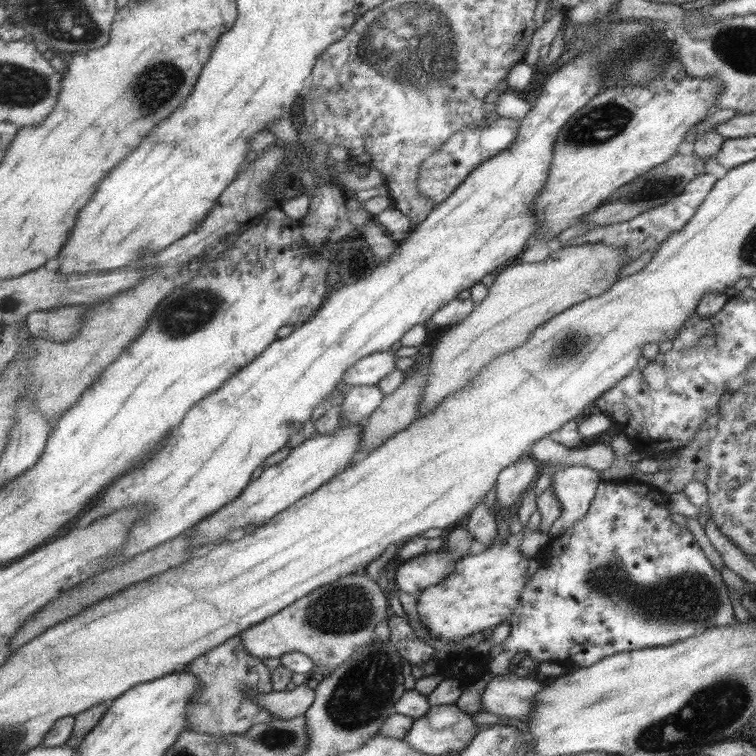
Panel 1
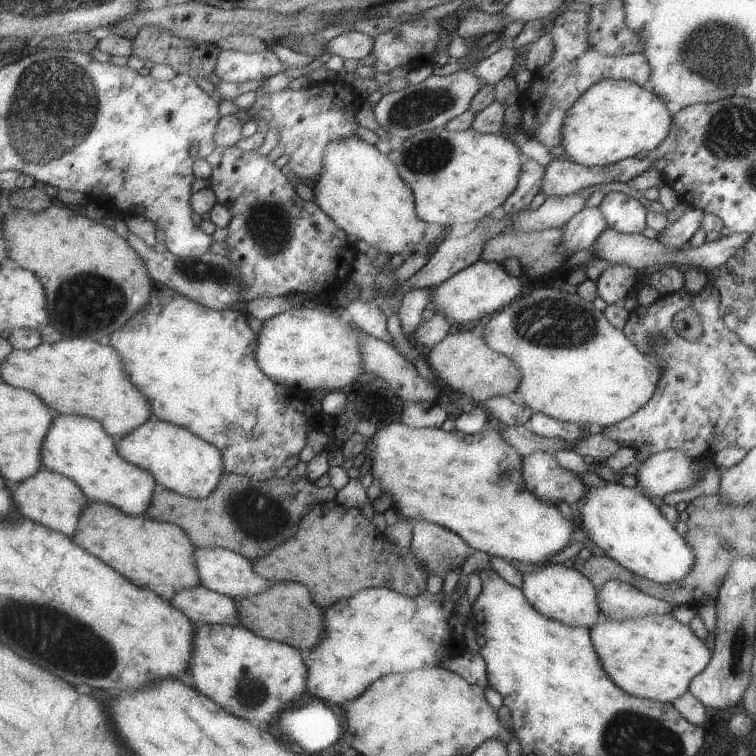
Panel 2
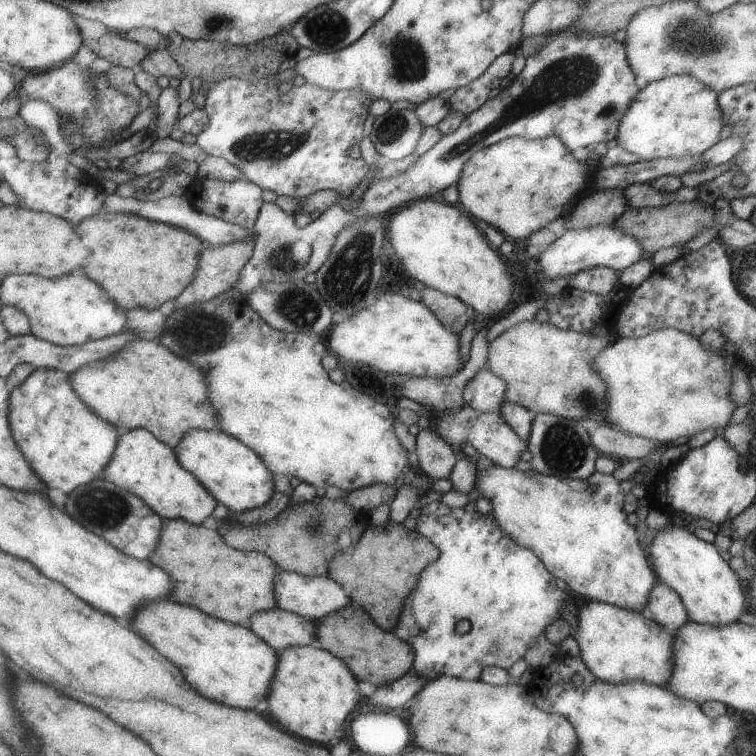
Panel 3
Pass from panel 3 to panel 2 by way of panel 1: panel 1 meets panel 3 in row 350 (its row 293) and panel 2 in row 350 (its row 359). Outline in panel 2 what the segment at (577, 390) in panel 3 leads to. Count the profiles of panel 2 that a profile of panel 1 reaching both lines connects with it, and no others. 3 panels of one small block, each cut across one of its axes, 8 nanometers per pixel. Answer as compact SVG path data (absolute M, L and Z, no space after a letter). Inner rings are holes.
M455 332L446 334L435 346L432 346L425 356L425 362L435 375L448 388L467 396L478 404L485 402L493 396L509 394L517 390L517 384L521 380L521 372L513 362L502 354L489 350L489 346L483 342L479 333Z

